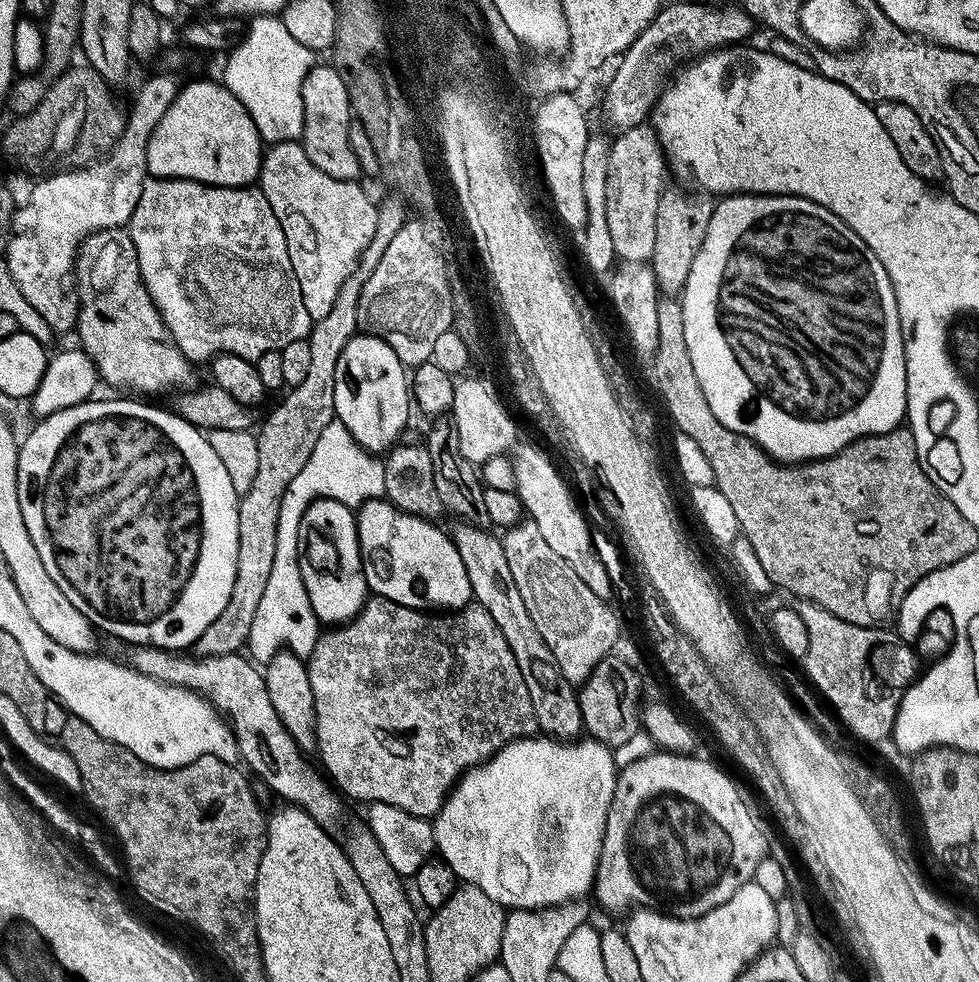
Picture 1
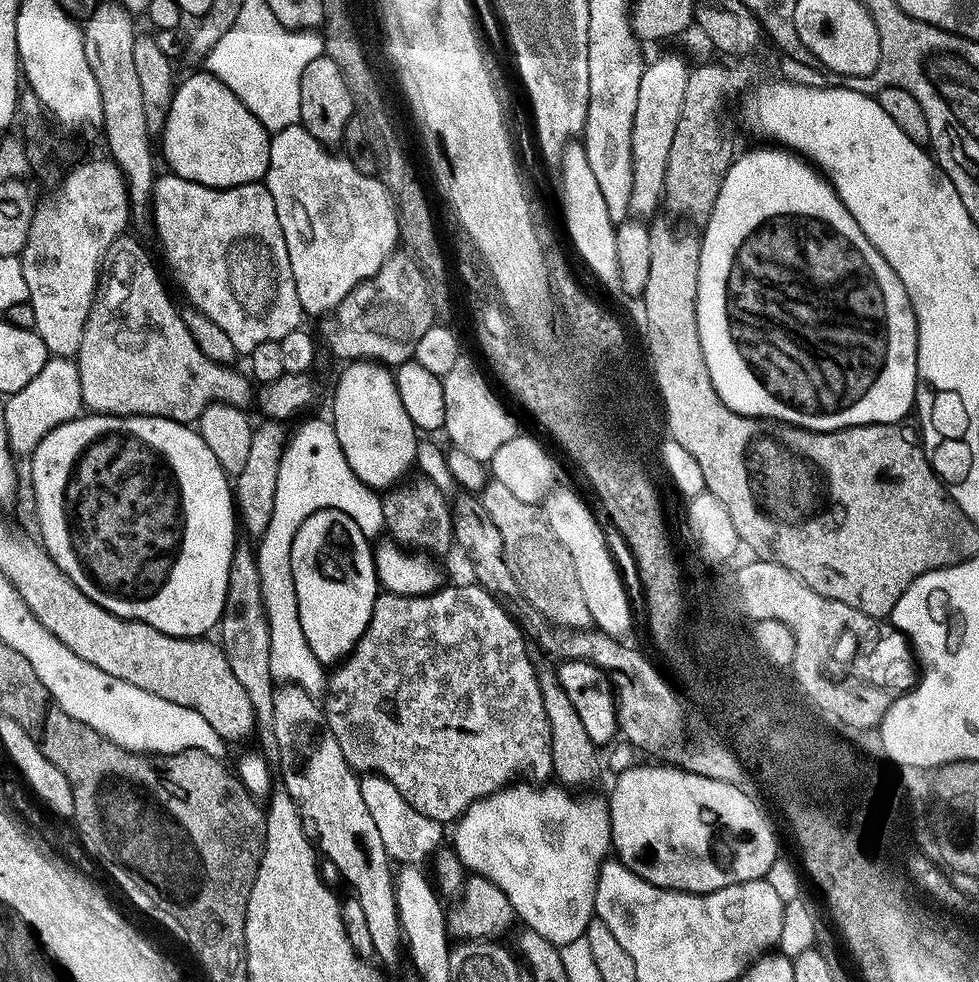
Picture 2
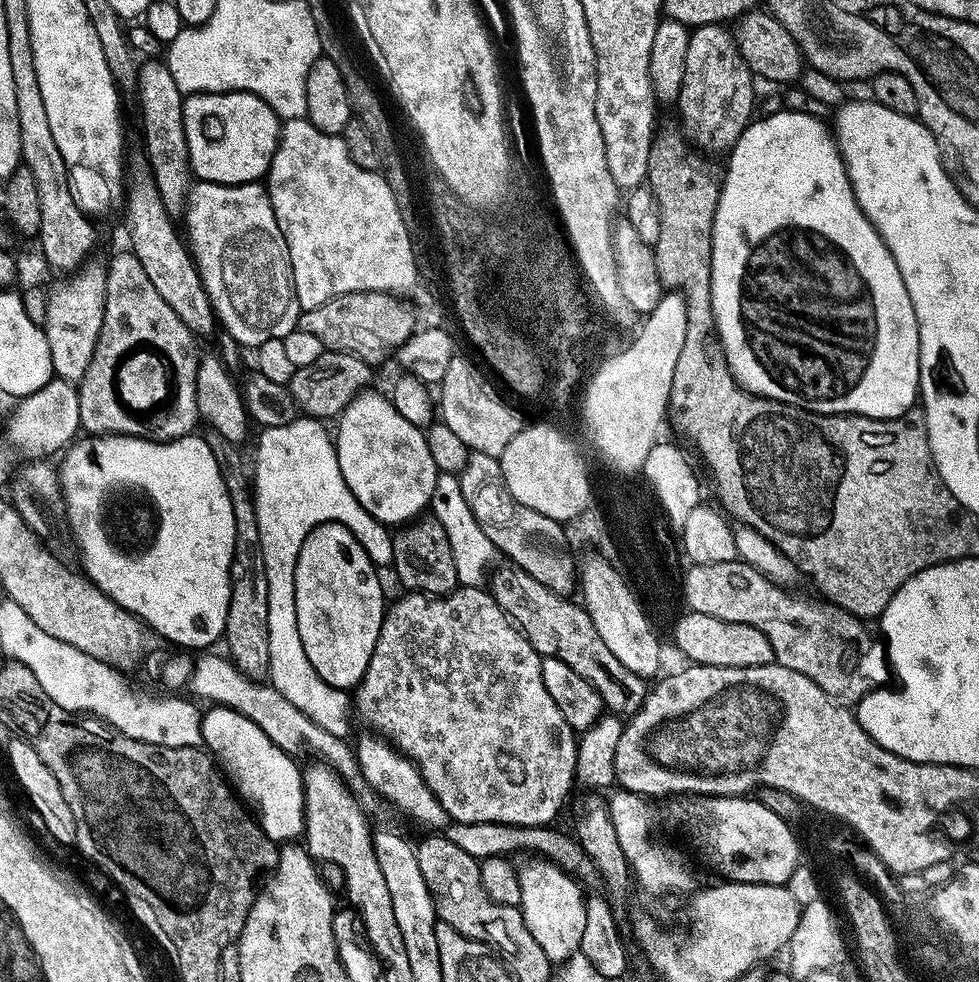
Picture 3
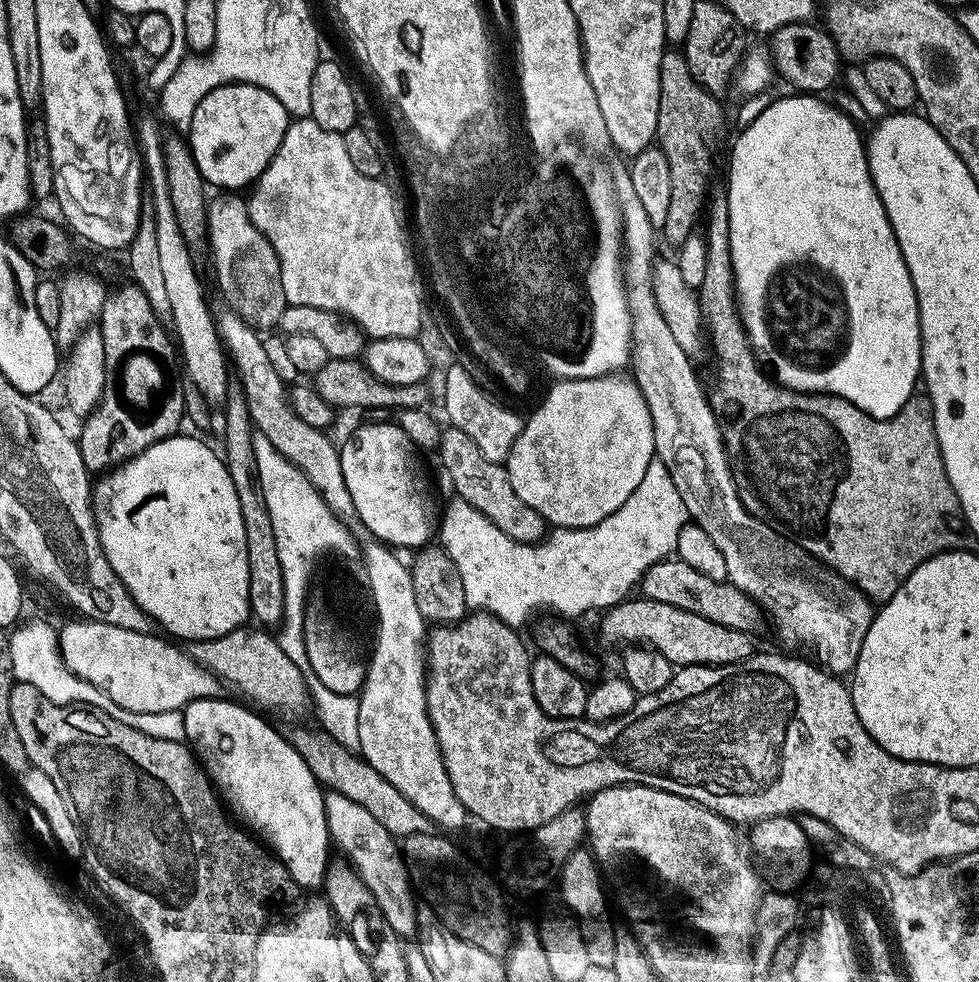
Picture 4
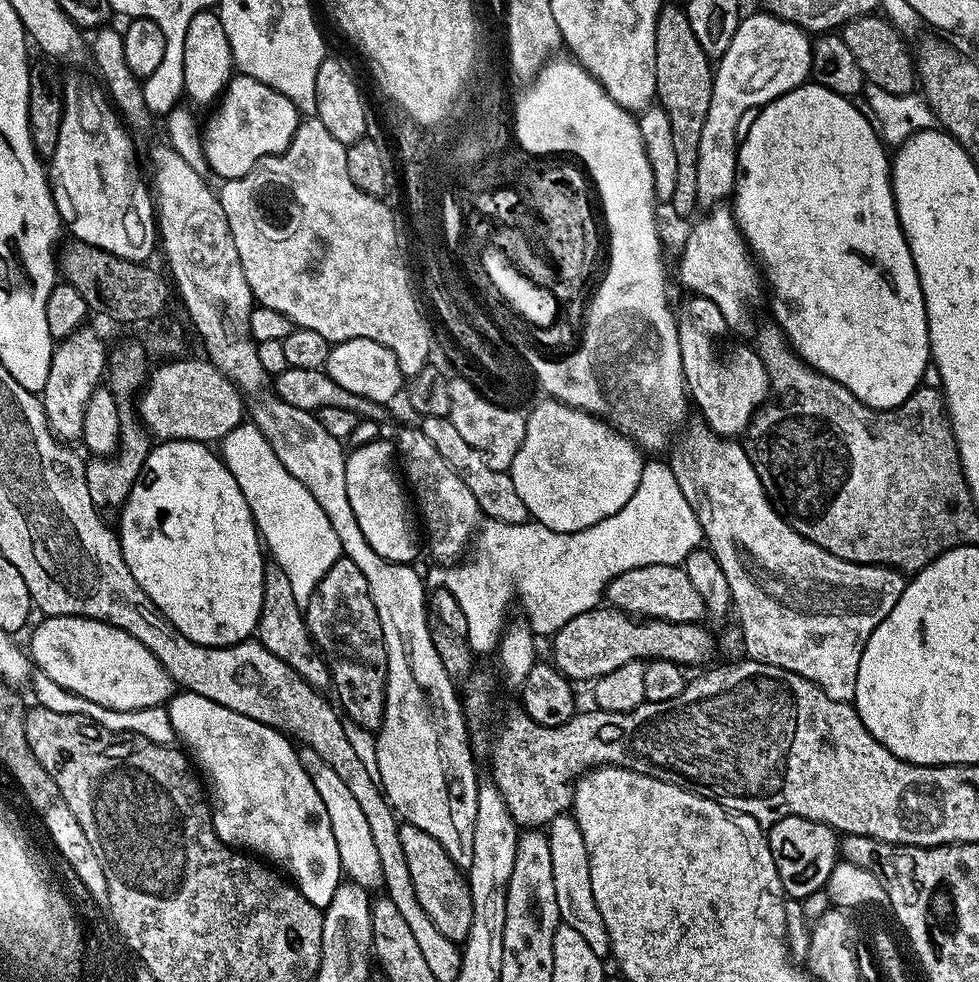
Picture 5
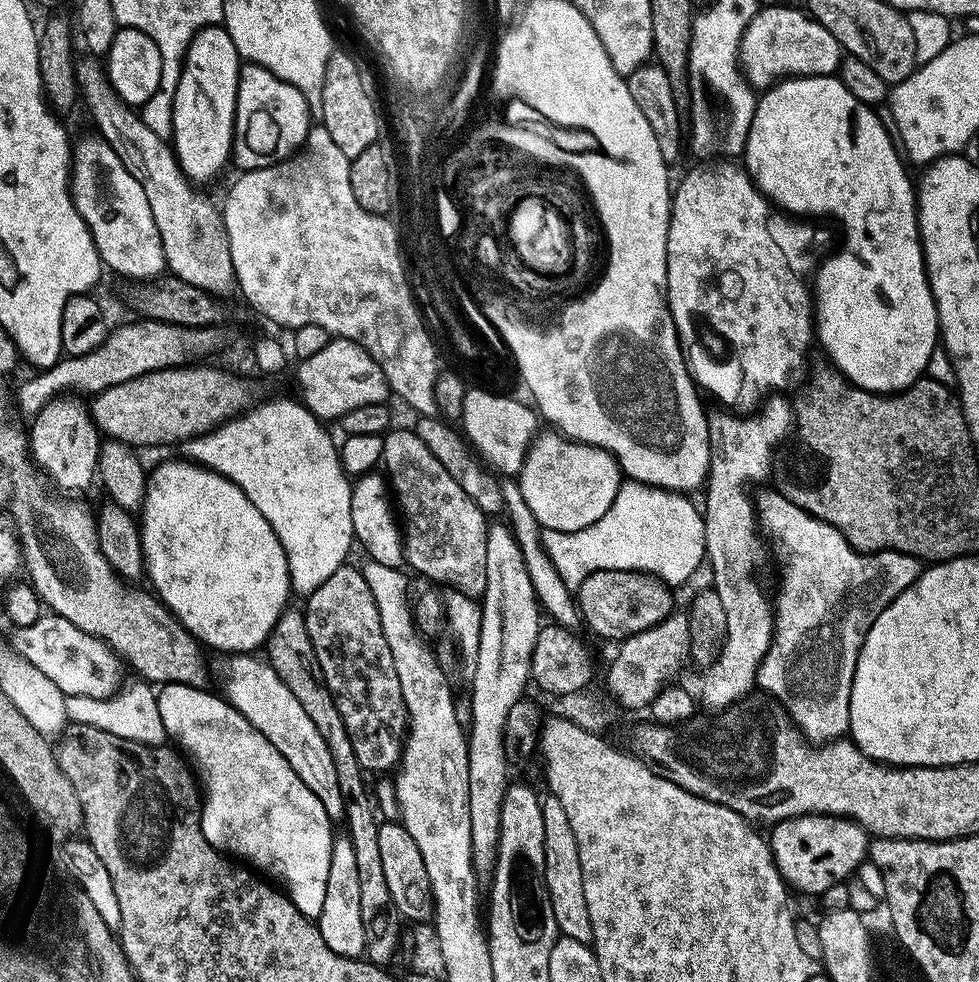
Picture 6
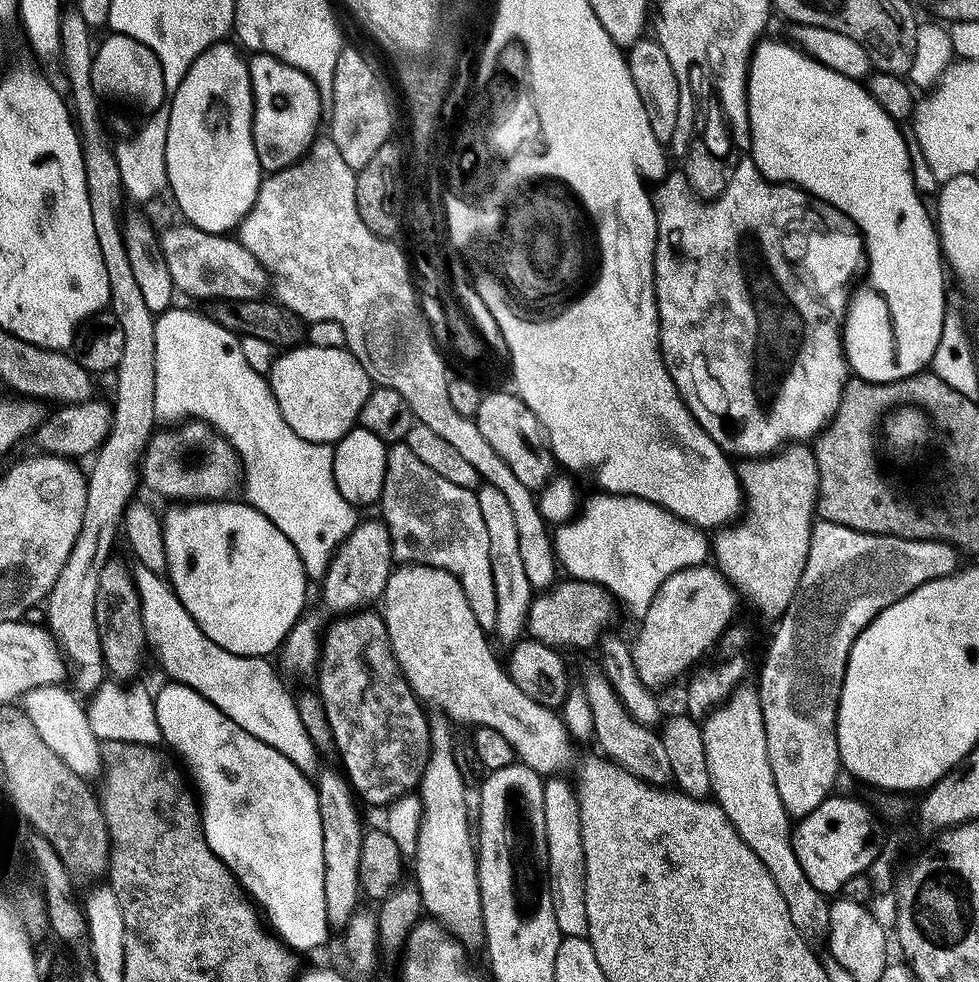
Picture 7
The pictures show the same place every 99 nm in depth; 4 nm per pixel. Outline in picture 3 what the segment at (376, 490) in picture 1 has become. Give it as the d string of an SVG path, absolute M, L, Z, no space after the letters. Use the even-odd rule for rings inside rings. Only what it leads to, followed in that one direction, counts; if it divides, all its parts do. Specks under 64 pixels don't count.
M297 418L286 426L274 426L263 429L256 444L256 478L254 474L254 501L257 524L260 531L260 556L264 563L267 583L269 610L269 683L300 712L312 720L320 728L330 734L345 739L350 728L350 698L345 690L332 687L318 676L310 659L306 658L305 647L298 636L297 611L295 610L295 563L298 562L299 551L302 550L306 538L319 524L341 523L352 531L357 539L363 541L366 554L377 566L391 565L393 533L385 525L378 523L354 498L350 486L346 486L346 478L342 478L342 470L338 466L338 454L330 432L319 419Z

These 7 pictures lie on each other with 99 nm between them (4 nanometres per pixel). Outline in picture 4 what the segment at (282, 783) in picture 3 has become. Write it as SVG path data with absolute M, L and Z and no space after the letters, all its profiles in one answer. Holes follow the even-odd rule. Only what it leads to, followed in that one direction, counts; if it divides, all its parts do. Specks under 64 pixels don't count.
M222 699L196 700L183 708L186 722L184 740L204 765L208 779L223 803L237 817L240 815L239 819L257 837L262 838L286 866L297 889L319 889L330 863L325 789L287 735L279 736L259 711L235 699Z

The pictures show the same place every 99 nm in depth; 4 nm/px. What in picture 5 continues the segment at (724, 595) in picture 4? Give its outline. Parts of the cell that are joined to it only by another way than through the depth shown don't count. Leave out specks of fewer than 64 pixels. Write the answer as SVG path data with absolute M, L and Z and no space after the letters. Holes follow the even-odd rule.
M651 564L626 570L615 576L606 589L606 600L621 614L632 618L665 620L675 624L694 624L701 621L706 609L694 582L684 573L683 567L675 564Z

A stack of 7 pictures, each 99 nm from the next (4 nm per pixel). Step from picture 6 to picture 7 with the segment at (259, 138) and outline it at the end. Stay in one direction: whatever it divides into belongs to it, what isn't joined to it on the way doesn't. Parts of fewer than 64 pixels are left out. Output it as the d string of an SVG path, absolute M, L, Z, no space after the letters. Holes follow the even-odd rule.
M257 52L247 57L250 86L252 87L252 137L254 150L258 154L258 162L265 173L271 174L288 168L304 159L312 141L317 139L316 127L320 124L320 92L314 82L302 70L282 62L265 52Z

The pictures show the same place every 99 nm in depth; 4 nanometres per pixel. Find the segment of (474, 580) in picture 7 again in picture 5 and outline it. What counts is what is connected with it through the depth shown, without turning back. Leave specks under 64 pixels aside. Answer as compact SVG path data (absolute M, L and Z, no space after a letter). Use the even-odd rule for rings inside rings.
M419 426L402 429L394 436L394 447L403 479L418 509L423 535L424 532L428 535L426 552L443 566L455 565L469 551L470 541L482 523L482 513L474 494L470 494L470 486L466 486L466 482L462 482L450 466L446 466L446 458L438 454L438 449L432 445L430 438L426 438L426 434L422 434Z

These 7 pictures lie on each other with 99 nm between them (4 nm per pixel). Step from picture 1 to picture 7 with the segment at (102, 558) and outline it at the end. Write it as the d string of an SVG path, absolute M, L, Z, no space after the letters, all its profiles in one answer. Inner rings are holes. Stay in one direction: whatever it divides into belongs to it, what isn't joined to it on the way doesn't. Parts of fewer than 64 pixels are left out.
M236 498L211 502L180 502L168 513L163 513L164 542L166 548L167 579L182 606L198 622L200 629L222 650L239 656L271 657L271 652L281 647L288 631L301 619L304 595L310 581L304 572L298 550L262 514L247 502L239 504Z

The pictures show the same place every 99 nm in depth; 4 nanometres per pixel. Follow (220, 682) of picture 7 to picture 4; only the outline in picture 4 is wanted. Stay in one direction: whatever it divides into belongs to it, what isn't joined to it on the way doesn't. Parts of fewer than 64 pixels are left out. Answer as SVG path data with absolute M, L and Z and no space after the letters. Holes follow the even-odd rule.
M325 791L324 809L328 819L328 835L331 843L335 847L337 844L345 852L341 853L356 869L362 882L366 882L390 930L394 930L401 938L415 937L417 935L416 905L418 900L416 896L412 897L414 884L410 879L409 869L397 838L388 833L386 828L370 814L370 811L366 810L365 806L351 801L340 792Z

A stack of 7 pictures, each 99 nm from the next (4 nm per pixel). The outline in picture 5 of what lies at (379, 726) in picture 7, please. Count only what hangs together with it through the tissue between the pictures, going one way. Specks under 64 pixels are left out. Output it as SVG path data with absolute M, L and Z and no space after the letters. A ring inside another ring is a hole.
M341 554L334 566L326 570L318 586L314 586L314 594L310 594L303 610L312 641L327 657L328 672L332 675L330 688L336 691L338 704L340 699L343 715L351 718L358 727L379 729L384 721L388 655L382 622L378 622L378 610L366 582L366 574Z

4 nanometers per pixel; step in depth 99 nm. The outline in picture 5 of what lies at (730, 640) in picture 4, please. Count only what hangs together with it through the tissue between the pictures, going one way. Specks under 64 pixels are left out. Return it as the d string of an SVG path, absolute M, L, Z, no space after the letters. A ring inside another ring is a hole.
M597 606L589 612L578 614L559 628L550 638L552 644L551 663L569 680L596 679L632 661L648 662L653 658L669 660L681 666L688 664L707 665L712 656L712 636L703 628L704 624L675 624L665 620L645 619L641 622L629 618L611 606Z

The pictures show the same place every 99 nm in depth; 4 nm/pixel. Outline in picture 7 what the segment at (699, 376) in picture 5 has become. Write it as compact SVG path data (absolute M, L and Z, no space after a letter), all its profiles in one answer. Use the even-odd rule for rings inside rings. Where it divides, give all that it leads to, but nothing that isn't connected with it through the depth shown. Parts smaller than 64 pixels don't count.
M792 442L781 447L775 454L763 458L744 458L739 462L741 464L738 464L738 477L746 514L721 527L711 537L710 556L721 575L735 589L736 596L741 601L749 600L766 619L776 622L796 598L796 588L800 584L800 575L804 572L808 547L812 541L818 488L816 454L805 443ZM741 682L732 689L727 700L712 709L707 716L703 717L700 724L700 733L704 743L706 754L706 766L712 783L711 795L715 803L719 804L721 810L730 818L734 830L758 854L762 866L770 870L770 878L774 878L774 886L782 894L782 899L790 910L790 922L794 922L794 930L802 934L809 942L823 941L828 934L828 923L830 922L829 897L820 892L814 886L810 886L810 878L806 878L806 870L802 870L798 858L794 854L792 845L793 821L787 810L782 806L782 798L778 798L778 786L774 786L774 774L770 770L770 758L766 750L766 730L762 722L762 710L760 709L760 693L755 683L747 684Z

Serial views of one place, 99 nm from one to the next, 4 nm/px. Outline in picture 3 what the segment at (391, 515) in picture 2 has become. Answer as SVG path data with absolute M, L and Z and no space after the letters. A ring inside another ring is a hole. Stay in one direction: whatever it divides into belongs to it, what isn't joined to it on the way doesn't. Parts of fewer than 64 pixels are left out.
M431 514L421 515L393 535L391 567L396 568L396 576L405 584L408 592L447 596L449 592L456 591L460 584L458 570L454 566L454 550L450 550L450 538L446 538L442 522Z

